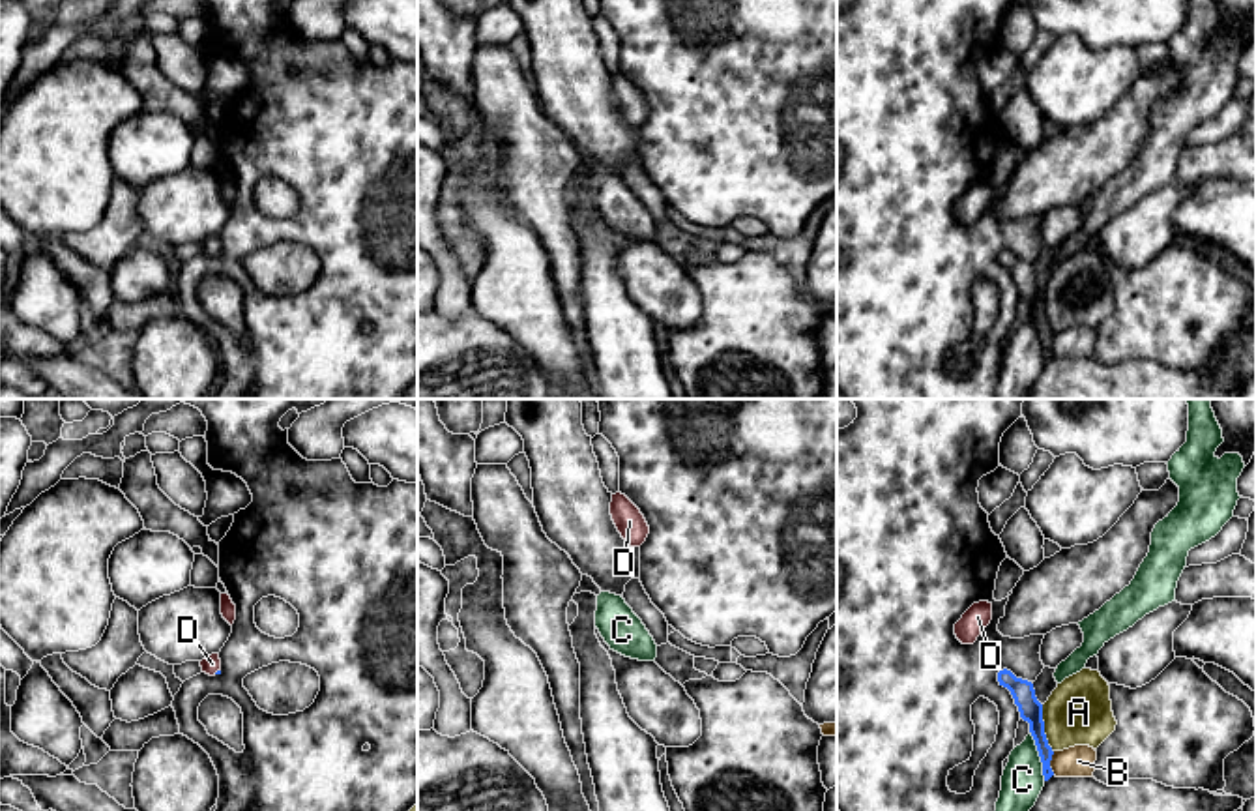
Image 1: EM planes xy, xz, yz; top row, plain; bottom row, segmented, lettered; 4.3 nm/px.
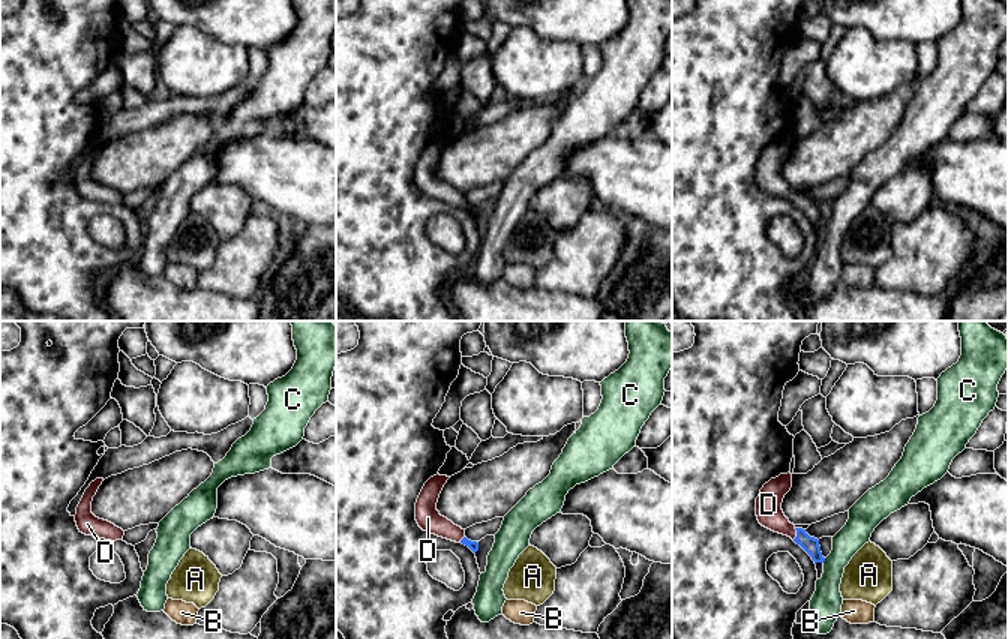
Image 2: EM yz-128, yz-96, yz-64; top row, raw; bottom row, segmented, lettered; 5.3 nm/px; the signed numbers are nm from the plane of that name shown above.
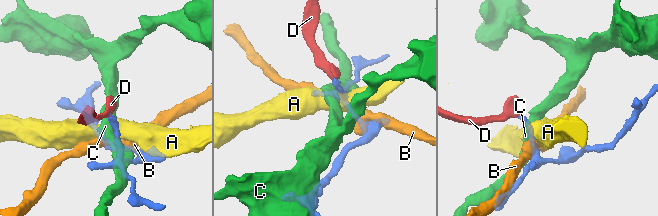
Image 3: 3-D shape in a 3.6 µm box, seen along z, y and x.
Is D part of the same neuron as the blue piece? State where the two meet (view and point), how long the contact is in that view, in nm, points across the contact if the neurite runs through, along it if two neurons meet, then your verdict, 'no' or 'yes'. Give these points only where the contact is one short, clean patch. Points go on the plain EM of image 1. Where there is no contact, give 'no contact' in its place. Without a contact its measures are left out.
contact xy (218, 251); length 40 nm; way xy (218, 251), (212, 244); yes

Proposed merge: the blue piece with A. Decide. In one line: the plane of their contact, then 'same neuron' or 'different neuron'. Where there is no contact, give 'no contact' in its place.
meets blue in yz; different neuron

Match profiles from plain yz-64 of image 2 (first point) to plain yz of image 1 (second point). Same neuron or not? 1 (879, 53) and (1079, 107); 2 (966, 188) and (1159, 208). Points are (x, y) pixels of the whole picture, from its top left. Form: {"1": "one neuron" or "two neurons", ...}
{"1": "one neuron", "2": "two neurons"}

